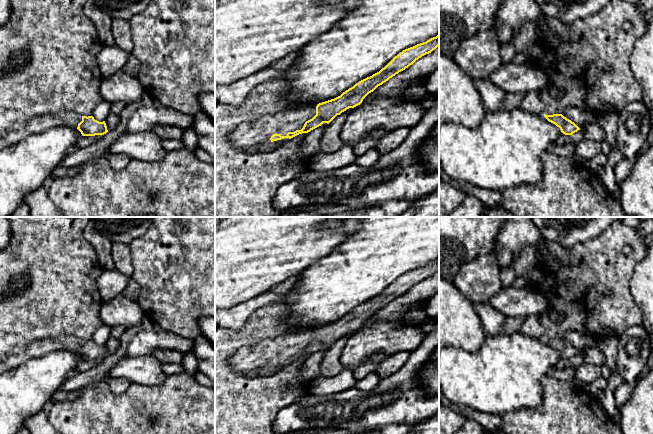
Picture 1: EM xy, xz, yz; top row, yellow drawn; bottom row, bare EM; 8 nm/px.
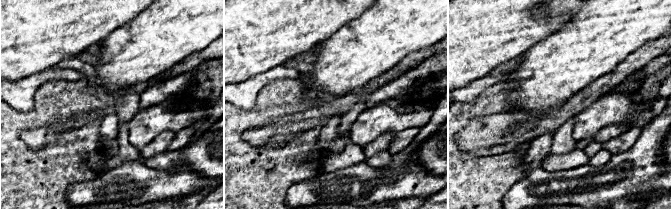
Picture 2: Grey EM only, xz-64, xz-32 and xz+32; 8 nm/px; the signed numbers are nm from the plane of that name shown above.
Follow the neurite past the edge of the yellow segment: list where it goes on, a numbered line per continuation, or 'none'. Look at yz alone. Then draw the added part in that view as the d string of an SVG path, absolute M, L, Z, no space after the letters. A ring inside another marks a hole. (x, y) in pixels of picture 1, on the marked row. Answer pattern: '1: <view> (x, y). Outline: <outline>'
none

